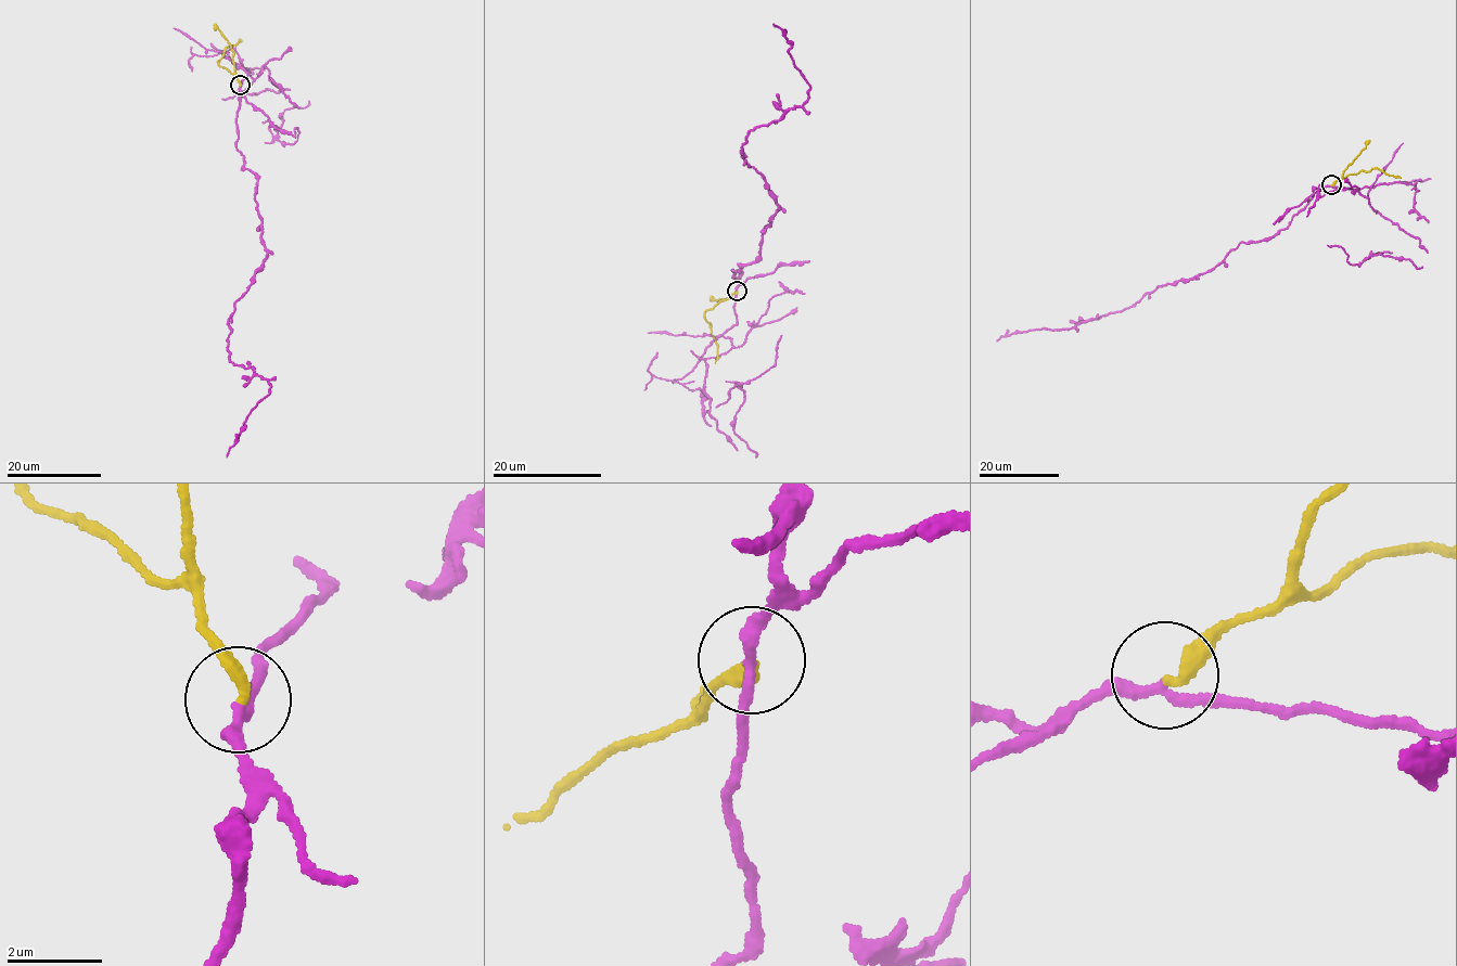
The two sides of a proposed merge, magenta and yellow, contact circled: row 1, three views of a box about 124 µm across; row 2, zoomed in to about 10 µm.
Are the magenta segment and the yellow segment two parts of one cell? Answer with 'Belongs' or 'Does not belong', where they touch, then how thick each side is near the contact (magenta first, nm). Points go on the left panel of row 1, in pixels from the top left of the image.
Does not belong. Place: (240, 85). Thickness 220 nm (magenta) against 240 nm

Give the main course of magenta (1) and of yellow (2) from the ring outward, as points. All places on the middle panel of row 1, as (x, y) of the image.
1: (736, 292), (741, 274), (731, 270), (759, 255), (779, 208), (742, 147), (807, 99), (791, 41), (772, 24)
2: (736, 292), (704, 313), (717, 346), (714, 362)

